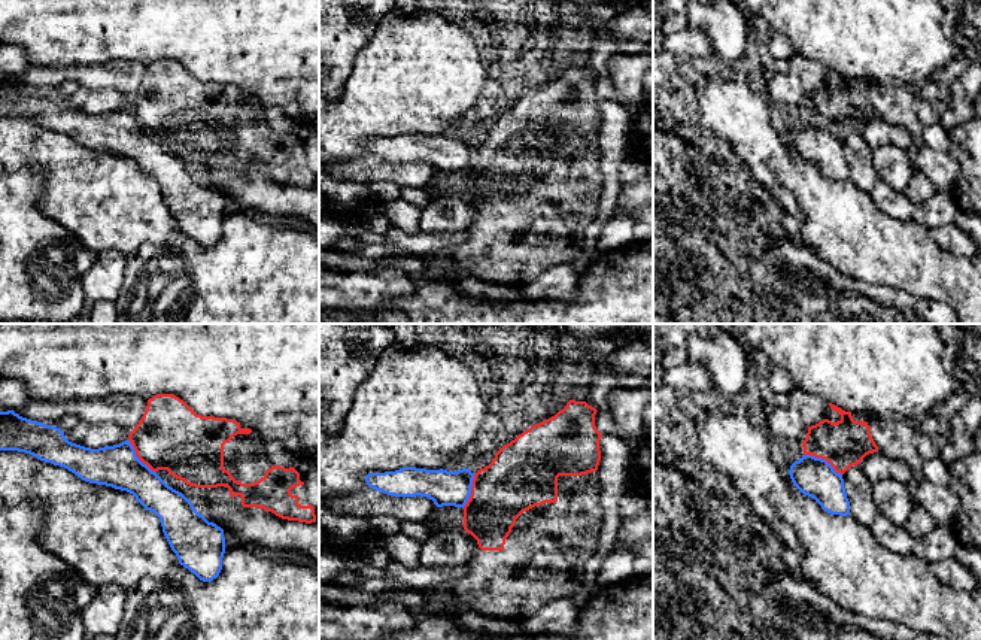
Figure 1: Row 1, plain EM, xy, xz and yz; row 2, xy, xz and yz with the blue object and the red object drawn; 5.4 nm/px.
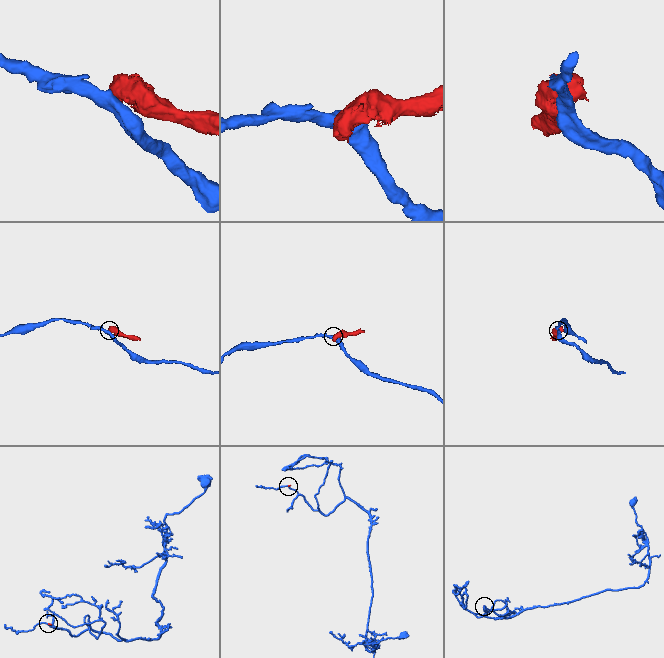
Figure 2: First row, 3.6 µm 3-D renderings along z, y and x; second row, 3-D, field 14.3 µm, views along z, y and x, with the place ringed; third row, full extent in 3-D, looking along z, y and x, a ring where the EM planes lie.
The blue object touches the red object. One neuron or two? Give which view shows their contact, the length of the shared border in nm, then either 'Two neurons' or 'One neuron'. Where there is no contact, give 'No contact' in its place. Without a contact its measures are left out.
Touches blue in yz. Shared border 240 nm. Two neurons

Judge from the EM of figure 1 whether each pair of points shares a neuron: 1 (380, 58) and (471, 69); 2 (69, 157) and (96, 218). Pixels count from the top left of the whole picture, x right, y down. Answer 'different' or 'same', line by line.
1: same
2: same

